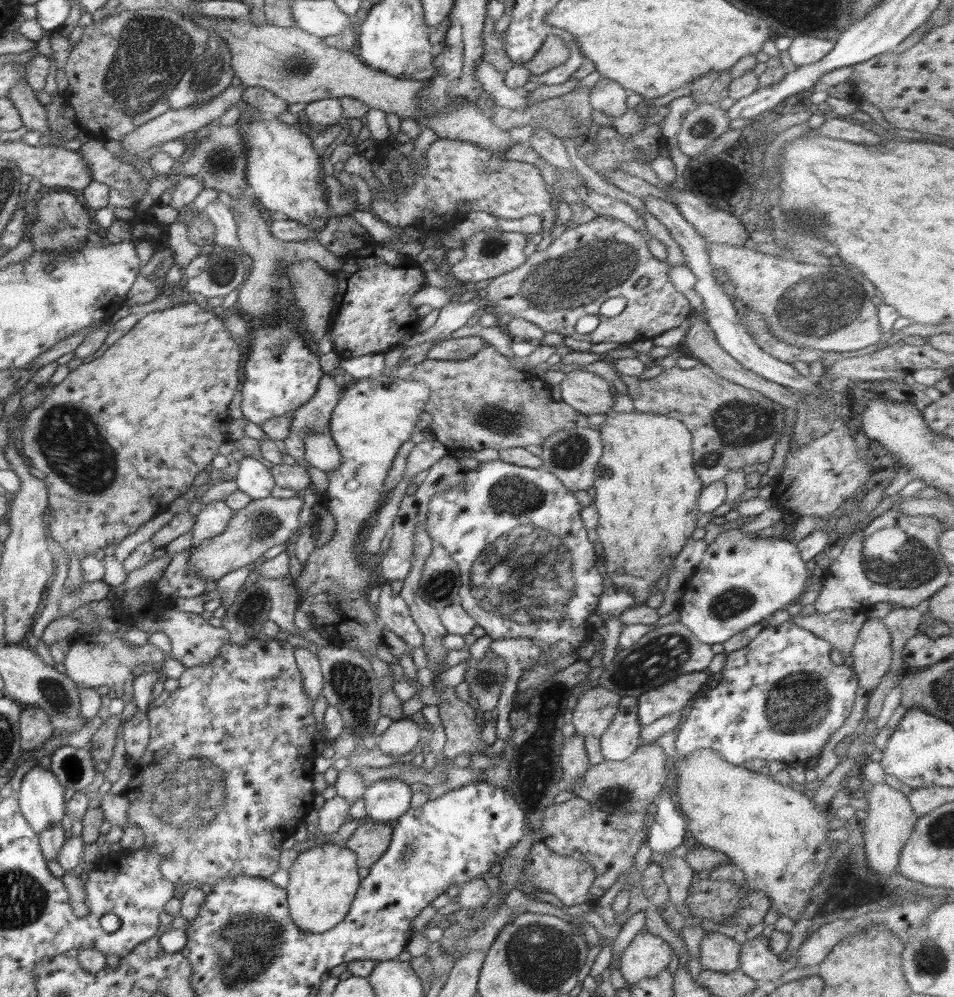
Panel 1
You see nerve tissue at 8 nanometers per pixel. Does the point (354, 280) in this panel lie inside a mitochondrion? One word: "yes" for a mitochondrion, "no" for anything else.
no

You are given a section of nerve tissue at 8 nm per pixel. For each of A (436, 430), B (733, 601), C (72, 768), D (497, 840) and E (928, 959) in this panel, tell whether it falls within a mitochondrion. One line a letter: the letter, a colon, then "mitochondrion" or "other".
A: other
B: mitochondrion
C: mitochondrion
D: other
E: mitochondrion

